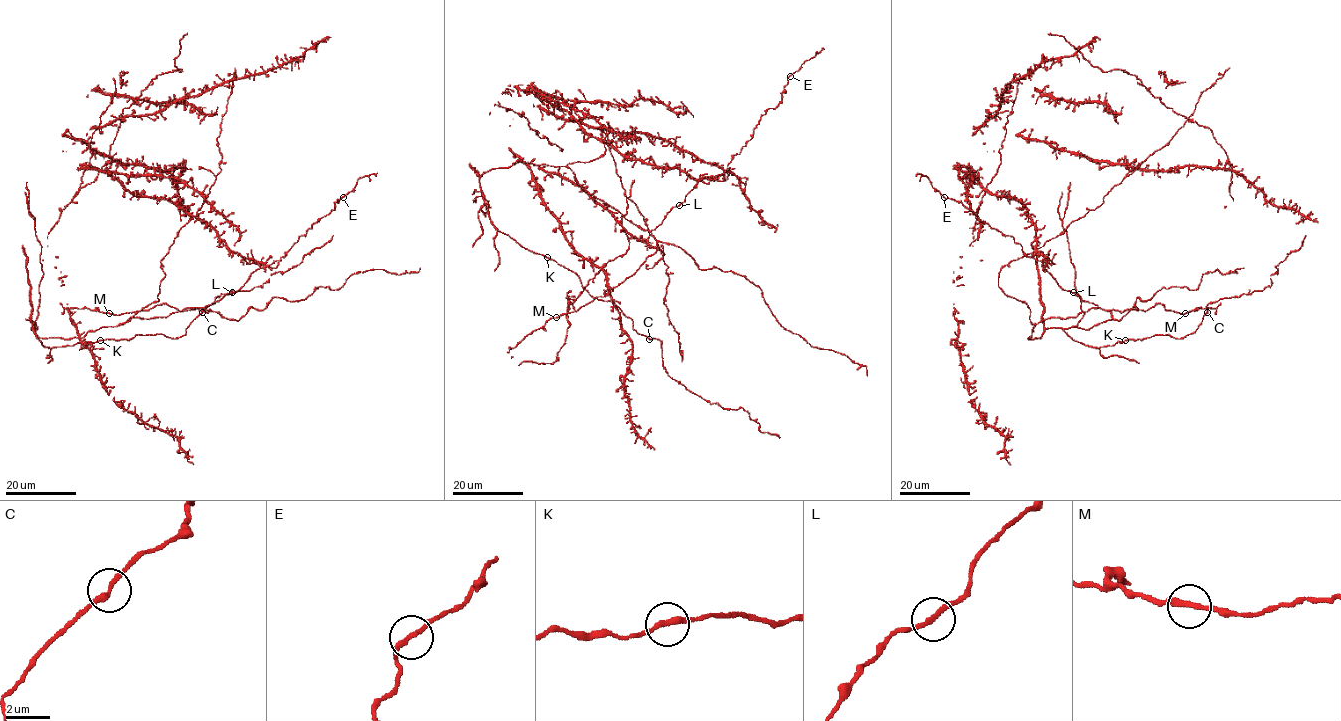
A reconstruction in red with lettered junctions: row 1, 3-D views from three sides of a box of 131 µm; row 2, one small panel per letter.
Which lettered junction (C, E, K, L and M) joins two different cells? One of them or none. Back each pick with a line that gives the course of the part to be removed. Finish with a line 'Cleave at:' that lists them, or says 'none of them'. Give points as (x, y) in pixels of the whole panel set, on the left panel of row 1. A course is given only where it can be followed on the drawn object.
Cleave at: none of them

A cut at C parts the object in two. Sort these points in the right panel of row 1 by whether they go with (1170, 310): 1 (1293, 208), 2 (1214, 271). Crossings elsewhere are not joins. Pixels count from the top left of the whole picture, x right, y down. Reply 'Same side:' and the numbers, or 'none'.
Same side: 1, 2

